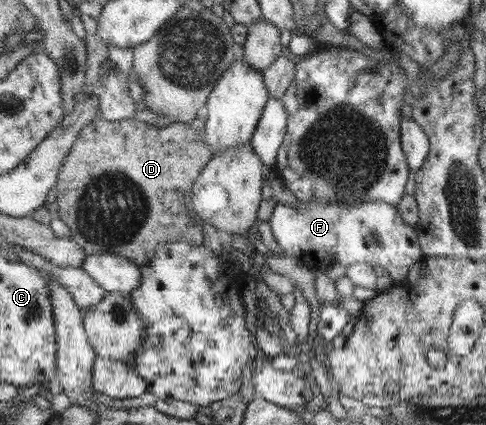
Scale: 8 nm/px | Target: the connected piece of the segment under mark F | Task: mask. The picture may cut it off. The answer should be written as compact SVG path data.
M378 200L355 203L354 205L307 201L306 203L299 202L297 208L275 203L272 205L269 220L266 221L277 246L281 249L281 254L300 260L310 270L327 270L333 264L346 267L353 263L367 263L379 272L387 274L392 281L403 281L409 268L424 258L414 227L403 222L394 206Z

